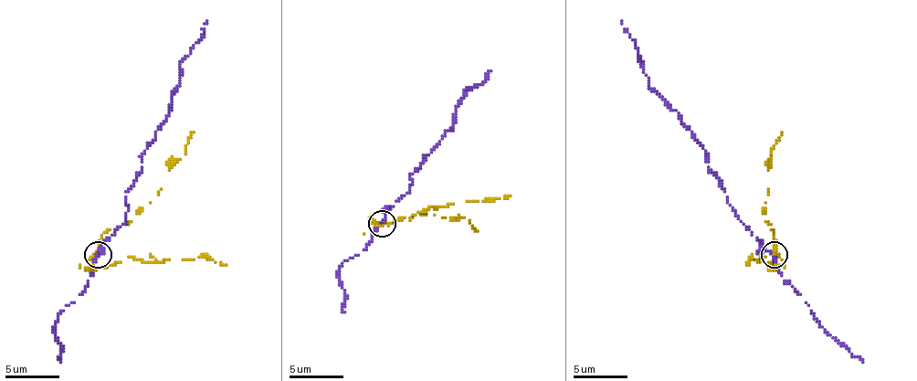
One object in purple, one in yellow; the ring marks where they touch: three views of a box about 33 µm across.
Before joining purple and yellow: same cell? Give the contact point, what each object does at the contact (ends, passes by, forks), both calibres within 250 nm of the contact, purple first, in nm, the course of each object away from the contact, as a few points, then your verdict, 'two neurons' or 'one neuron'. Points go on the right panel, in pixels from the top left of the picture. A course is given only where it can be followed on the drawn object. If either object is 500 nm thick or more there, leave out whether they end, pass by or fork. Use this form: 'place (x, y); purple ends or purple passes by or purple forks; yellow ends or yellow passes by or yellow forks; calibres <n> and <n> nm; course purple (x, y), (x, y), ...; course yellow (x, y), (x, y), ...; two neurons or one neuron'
place (774, 254); purple ends; yellow ends; calibres 320 and 240 nm; course purple (774, 254), (741, 221), (711, 170), (708, 153), (679, 113), (648, 86), (643, 64), (622, 21); course yellow (774, 254), (774, 232), (765, 221), (768, 159), (781, 132); two neurons

